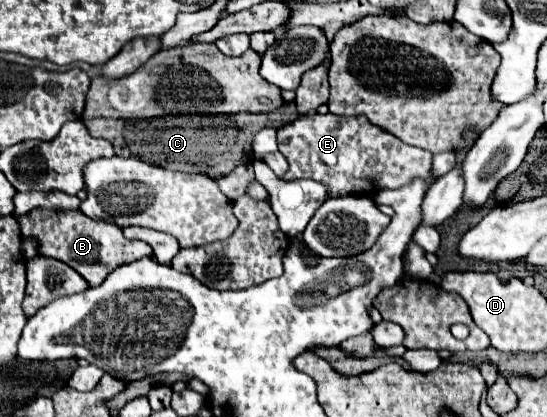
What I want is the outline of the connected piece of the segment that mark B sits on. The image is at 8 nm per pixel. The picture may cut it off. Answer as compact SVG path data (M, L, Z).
M37 208L17 218L21 224L21 232L25 240L37 242L37 252L41 256L49 256L69 264L77 270L89 286L99 286L111 270L125 262L133 262L135 258L151 256L153 250L147 242L141 240L125 240L123 230L117 224L105 220L91 220L79 210L45 210Z

